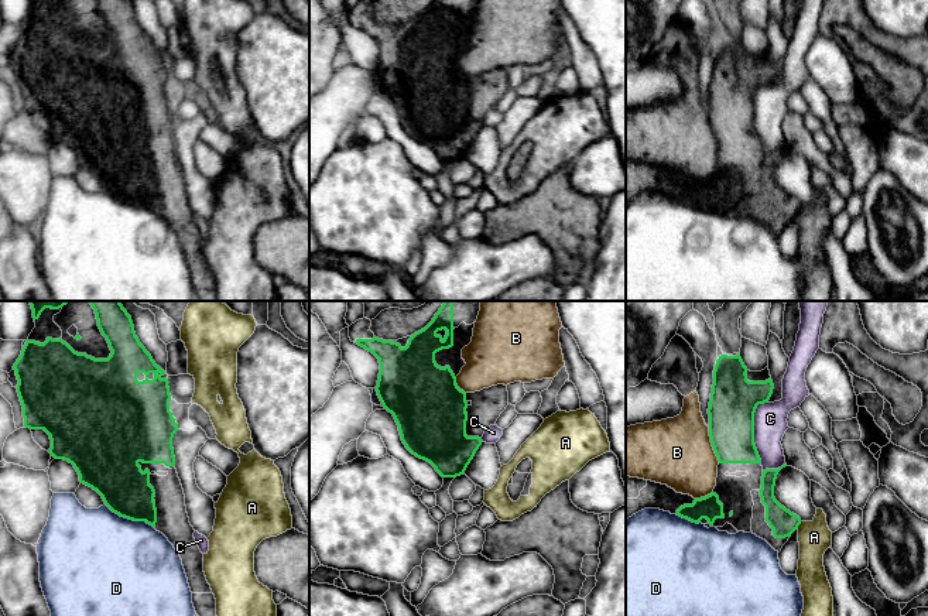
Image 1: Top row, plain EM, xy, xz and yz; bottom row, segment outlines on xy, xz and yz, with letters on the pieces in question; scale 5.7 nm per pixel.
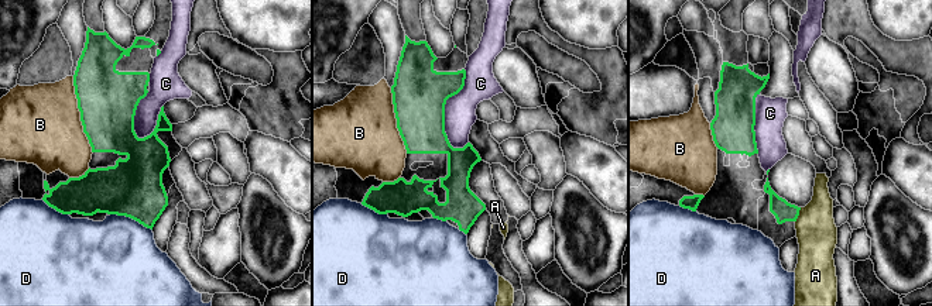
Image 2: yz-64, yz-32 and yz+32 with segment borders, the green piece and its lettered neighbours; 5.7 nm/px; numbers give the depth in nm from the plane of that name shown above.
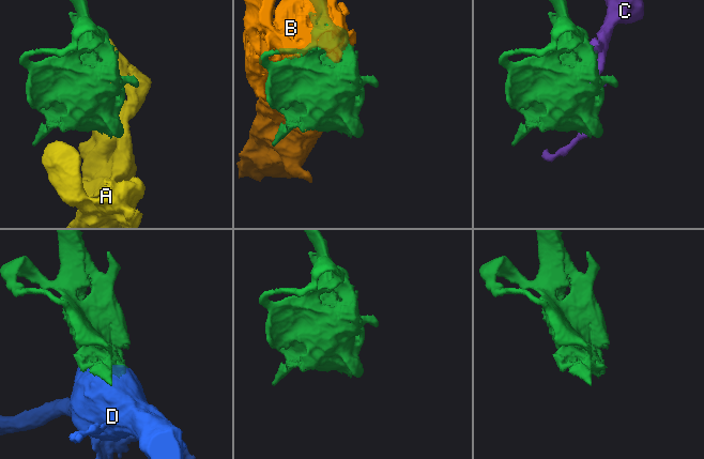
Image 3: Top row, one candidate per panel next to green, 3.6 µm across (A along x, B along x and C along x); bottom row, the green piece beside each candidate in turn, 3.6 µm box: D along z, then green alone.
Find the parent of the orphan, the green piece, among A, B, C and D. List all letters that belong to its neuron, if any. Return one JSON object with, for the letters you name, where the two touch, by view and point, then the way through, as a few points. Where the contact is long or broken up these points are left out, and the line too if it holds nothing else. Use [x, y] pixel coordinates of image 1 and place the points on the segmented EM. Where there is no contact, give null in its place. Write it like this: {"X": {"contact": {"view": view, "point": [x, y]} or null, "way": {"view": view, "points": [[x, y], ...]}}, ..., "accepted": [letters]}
{"accepted": []}

